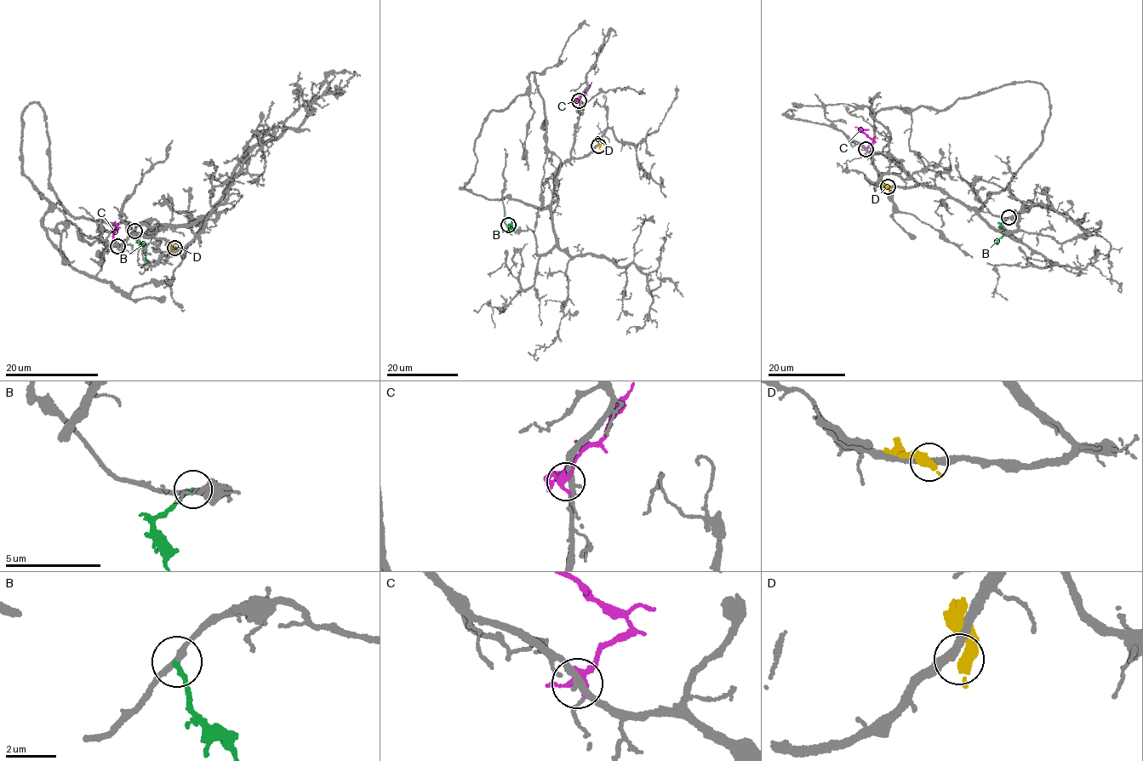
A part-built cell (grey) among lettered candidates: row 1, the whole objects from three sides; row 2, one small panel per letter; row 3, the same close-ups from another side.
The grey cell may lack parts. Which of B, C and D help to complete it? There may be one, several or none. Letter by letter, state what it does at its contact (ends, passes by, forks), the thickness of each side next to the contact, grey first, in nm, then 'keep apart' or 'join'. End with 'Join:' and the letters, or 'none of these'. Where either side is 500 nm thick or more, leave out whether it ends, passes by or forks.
B: it ends | 190/200 nm | join
C: it ends | 240/400 nm | keep apart
D: 320/550 nm | keep apart
Join: B

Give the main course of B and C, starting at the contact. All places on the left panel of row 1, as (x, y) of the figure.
B: (134, 231), (145, 249), (146, 262), (140, 267)
C: (118, 246), (113, 236), (116, 226)

